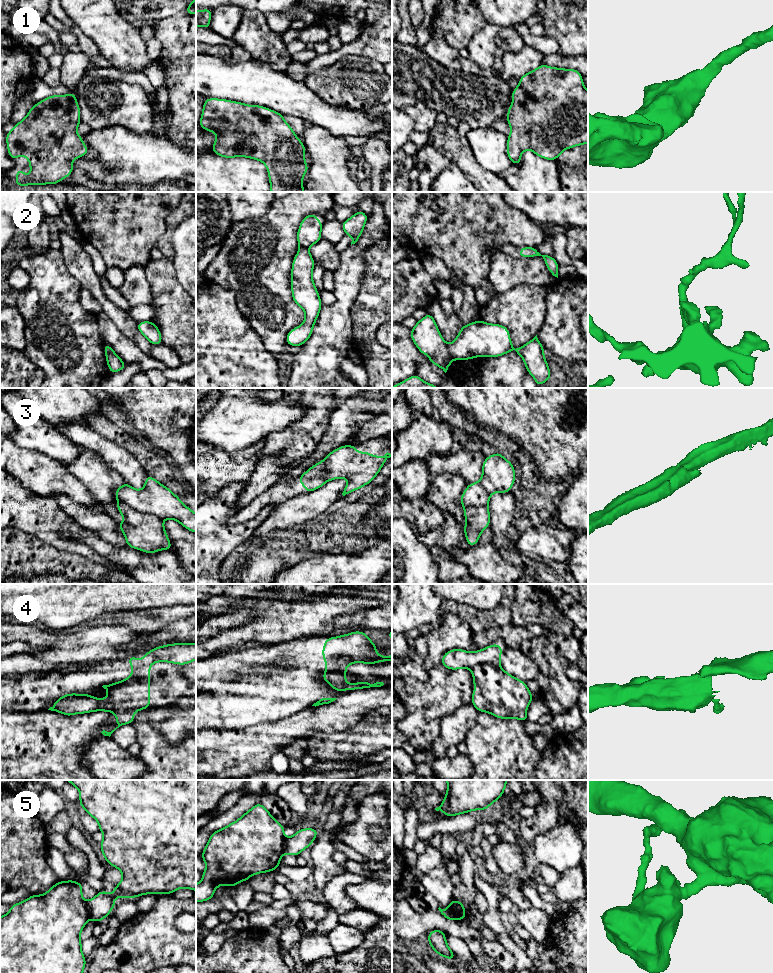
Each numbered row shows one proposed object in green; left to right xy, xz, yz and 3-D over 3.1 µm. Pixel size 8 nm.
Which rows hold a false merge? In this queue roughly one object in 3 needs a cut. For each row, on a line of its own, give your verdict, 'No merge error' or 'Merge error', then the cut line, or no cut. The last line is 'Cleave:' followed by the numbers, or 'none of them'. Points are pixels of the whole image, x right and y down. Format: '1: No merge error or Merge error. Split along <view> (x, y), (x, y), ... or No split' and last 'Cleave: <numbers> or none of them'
1: No merge error. No split
2: Merge error. Split along yz (447, 345), (447, 349), (453, 358)
3: Merge error. Split along xy (118, 501), (143, 513), (154, 514), (161, 519)
4: Merge error. Split along yz (495, 665), (480, 663), (475, 664), (470, 669)
5: Merge error. Split along yz (453, 900), (453, 907), (464, 912)
Cleave: 2, 3, 4, 5

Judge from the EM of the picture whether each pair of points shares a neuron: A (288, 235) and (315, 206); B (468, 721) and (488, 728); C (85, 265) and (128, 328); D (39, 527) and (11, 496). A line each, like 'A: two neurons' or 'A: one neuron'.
A: one neuron
B: two neurons
C: one neuron
D: one neuron

